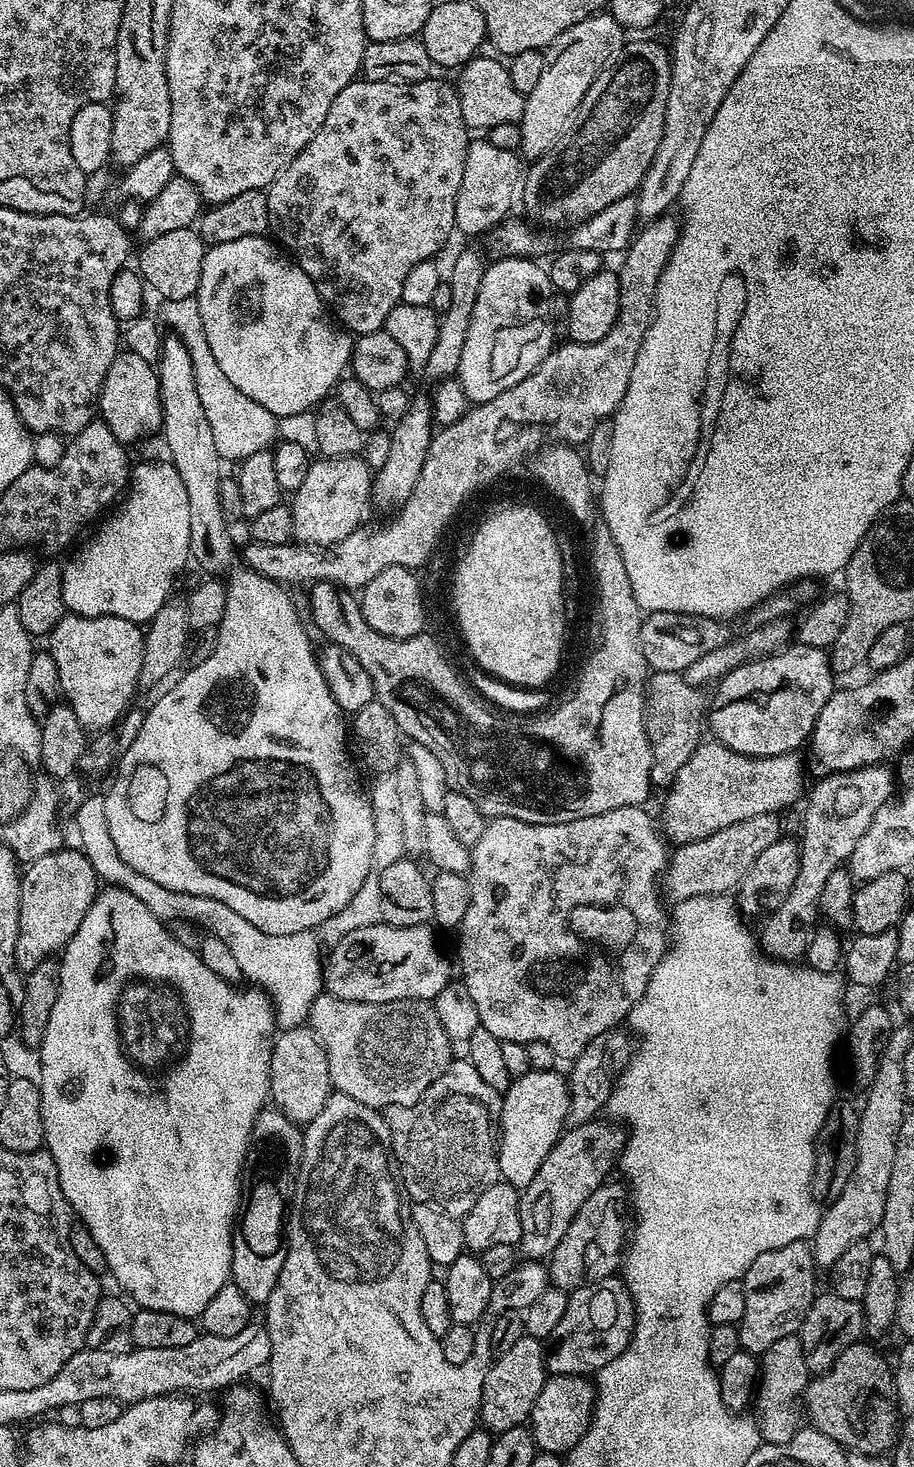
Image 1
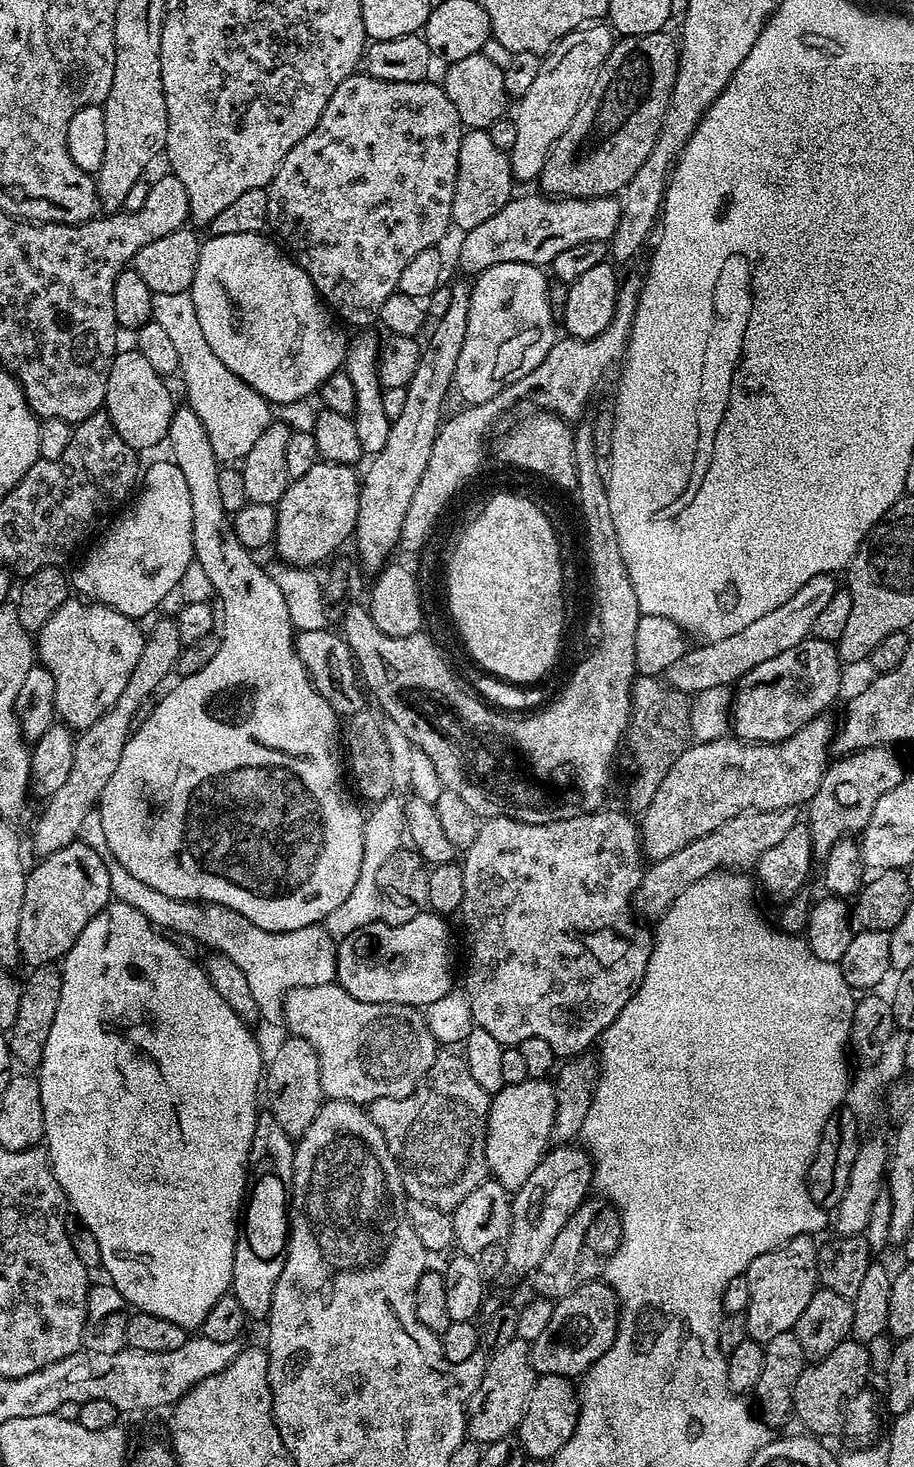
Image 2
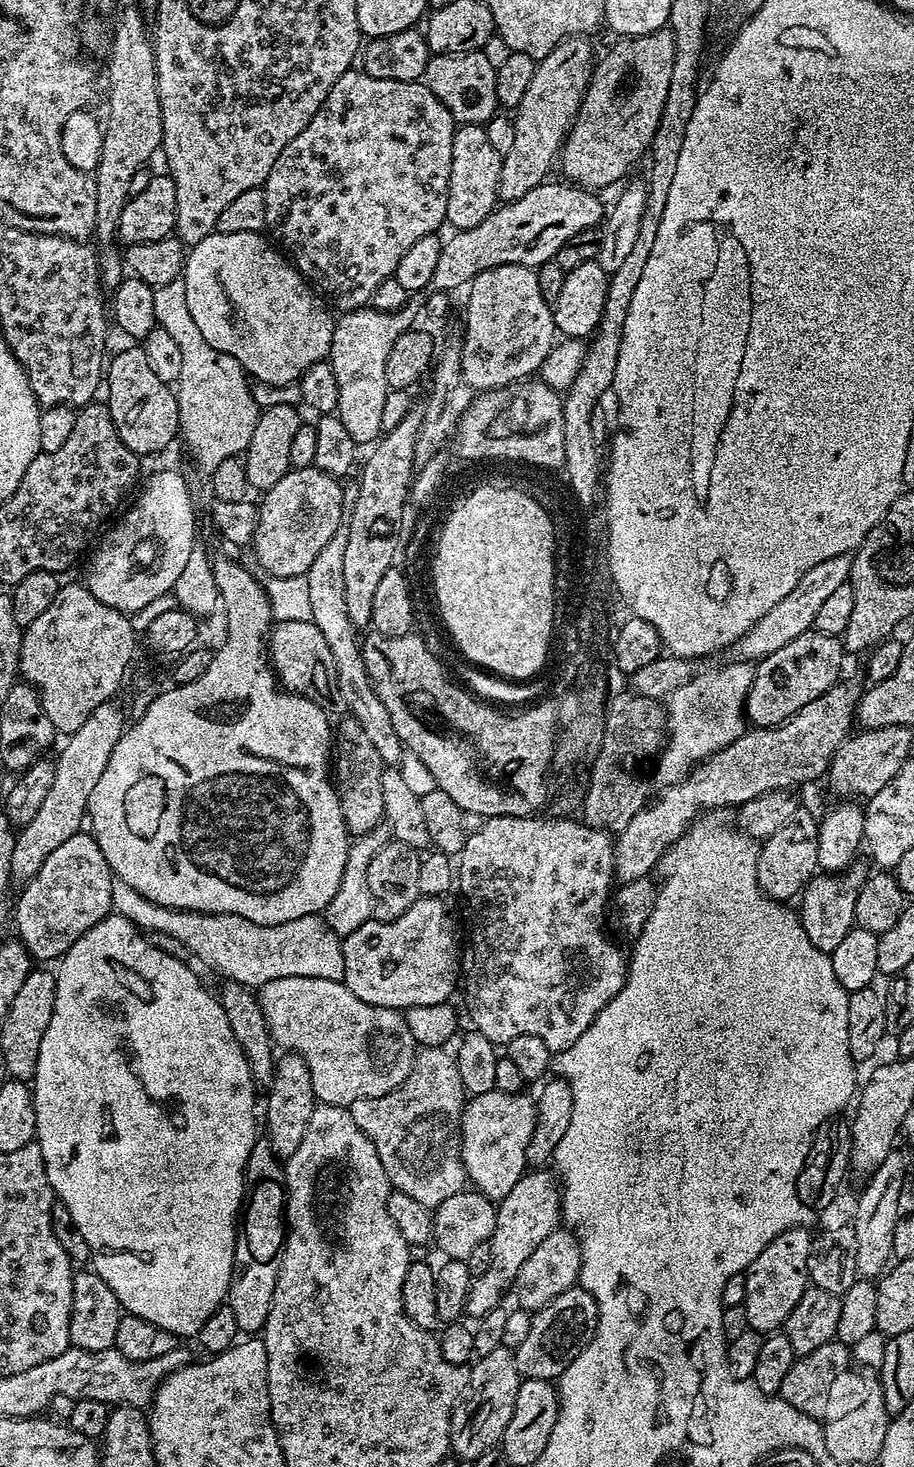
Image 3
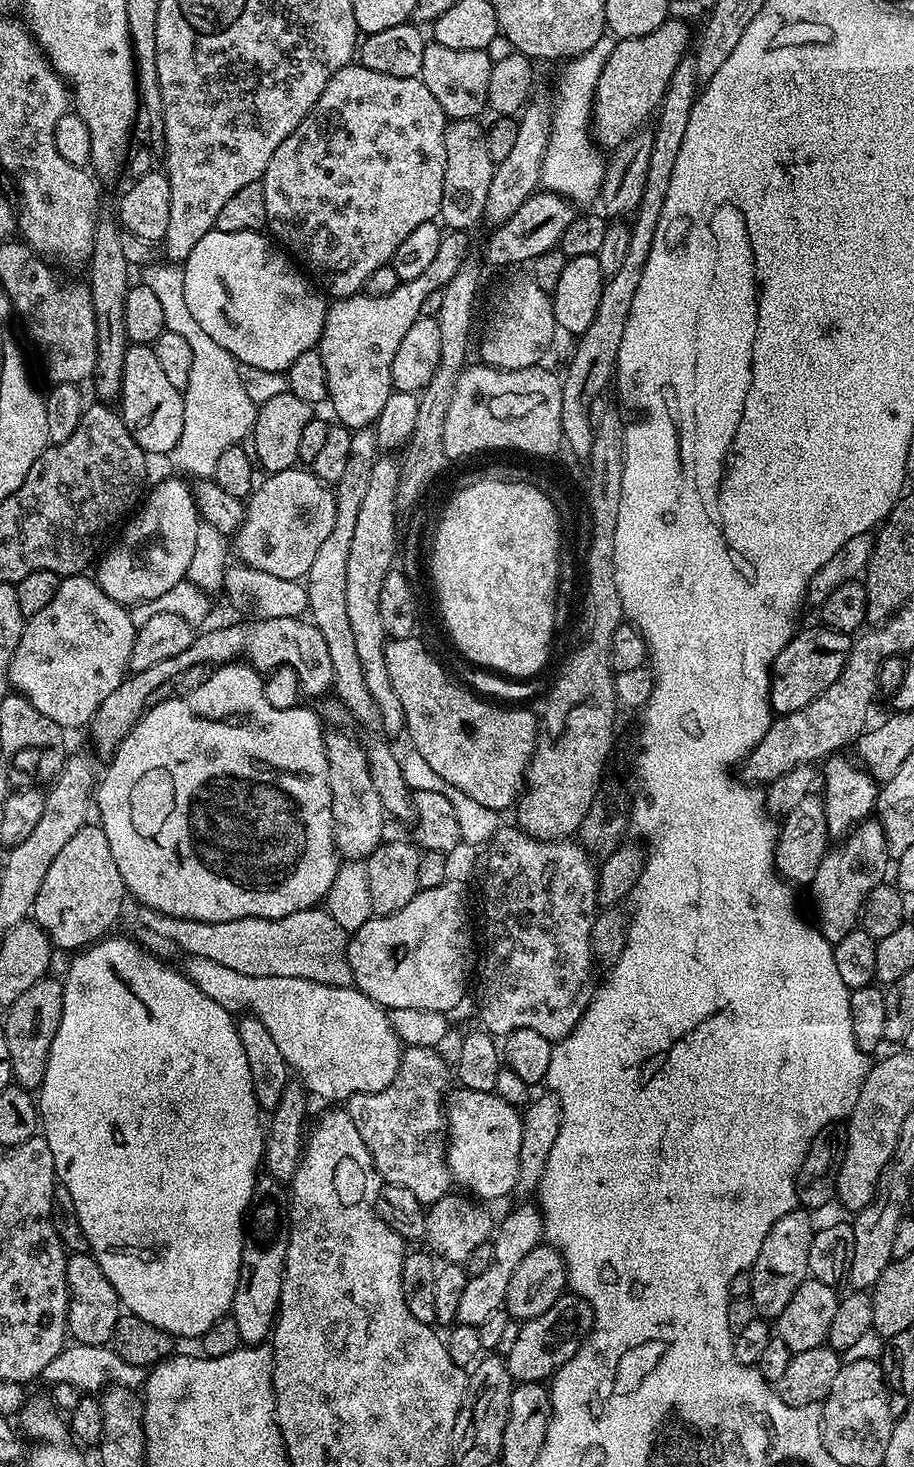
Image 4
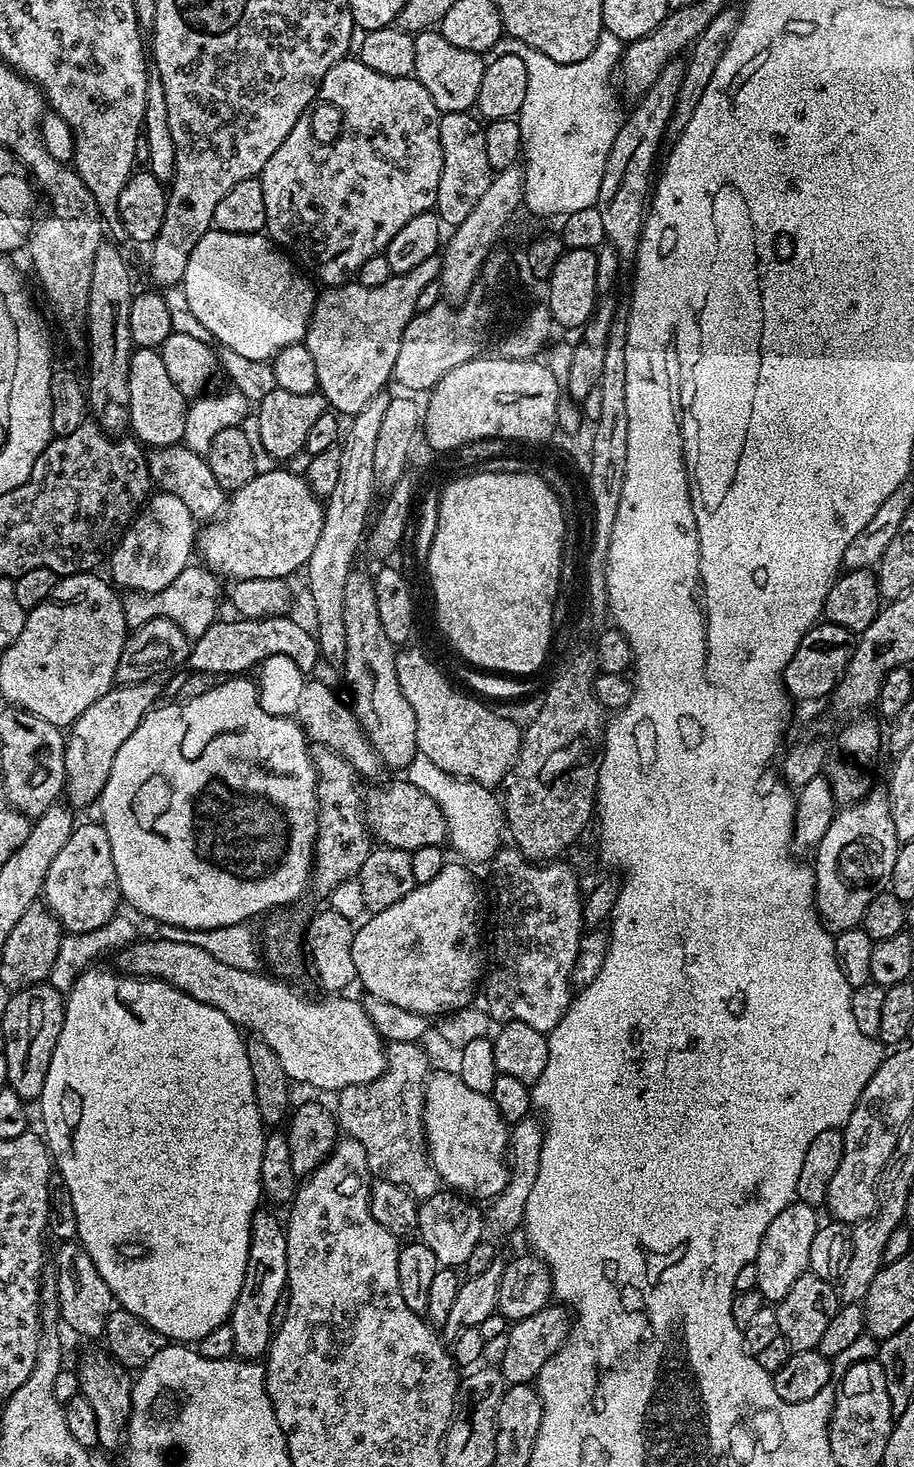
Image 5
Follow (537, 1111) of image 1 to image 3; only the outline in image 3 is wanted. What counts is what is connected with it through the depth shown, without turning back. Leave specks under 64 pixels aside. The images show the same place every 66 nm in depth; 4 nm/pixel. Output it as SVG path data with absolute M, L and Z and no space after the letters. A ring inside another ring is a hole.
M487 1092L481 1096L472 1096L464 1105L464 1117L460 1119L461 1154L464 1159L464 1169L468 1172L468 1180L479 1191L492 1201L499 1202L514 1186L518 1186L524 1177L528 1163L528 1147L536 1125L535 1099L528 1094L506 1094L505 1092Z

